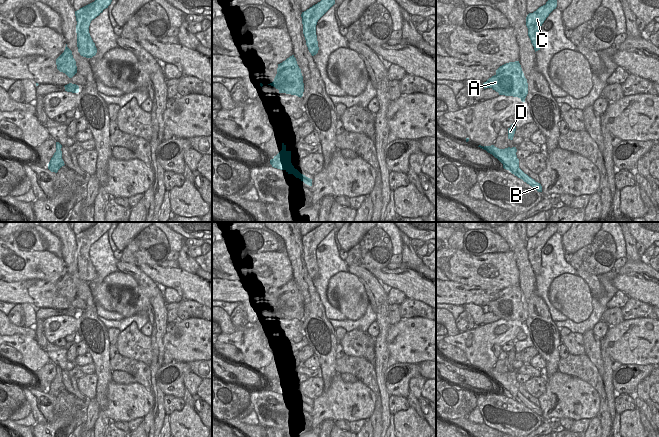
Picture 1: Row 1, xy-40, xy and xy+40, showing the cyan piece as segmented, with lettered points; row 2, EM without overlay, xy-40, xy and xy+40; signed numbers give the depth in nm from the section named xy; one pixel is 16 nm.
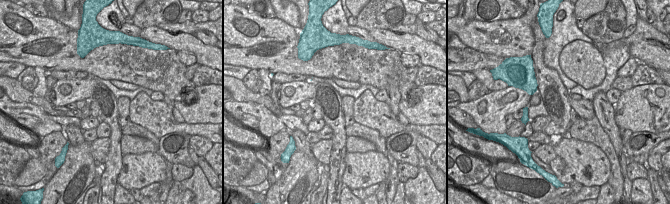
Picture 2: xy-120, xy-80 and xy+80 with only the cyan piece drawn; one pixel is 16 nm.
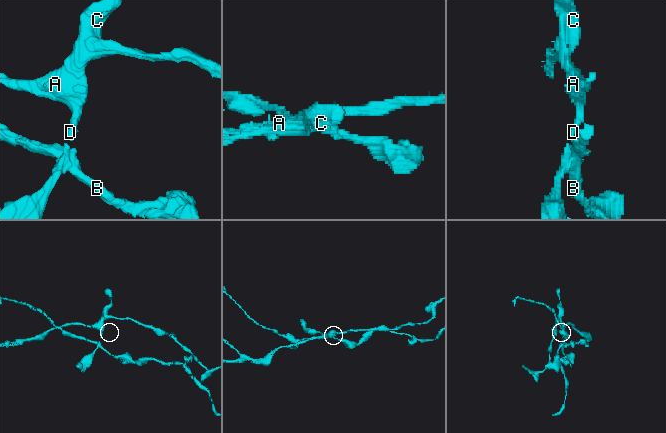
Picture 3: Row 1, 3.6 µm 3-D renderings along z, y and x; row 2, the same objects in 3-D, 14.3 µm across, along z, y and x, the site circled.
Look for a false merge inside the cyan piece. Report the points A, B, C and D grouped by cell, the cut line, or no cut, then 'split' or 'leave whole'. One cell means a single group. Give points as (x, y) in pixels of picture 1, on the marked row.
A C D / B | xy (287, 151), (283, 159), (286, 169) | split

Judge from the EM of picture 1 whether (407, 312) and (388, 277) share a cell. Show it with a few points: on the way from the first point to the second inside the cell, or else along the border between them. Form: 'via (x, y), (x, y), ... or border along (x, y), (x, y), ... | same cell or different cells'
border along (407, 297), (413, 300), (420, 300), (425, 304) | different cells

